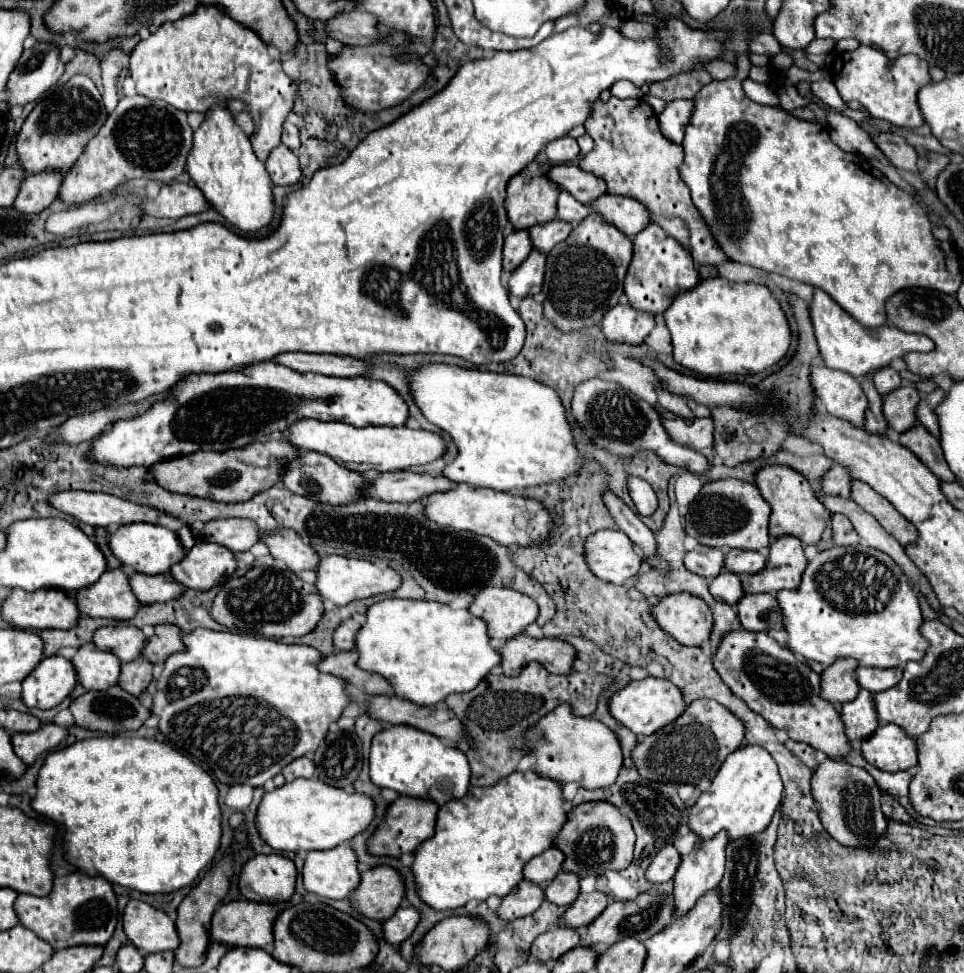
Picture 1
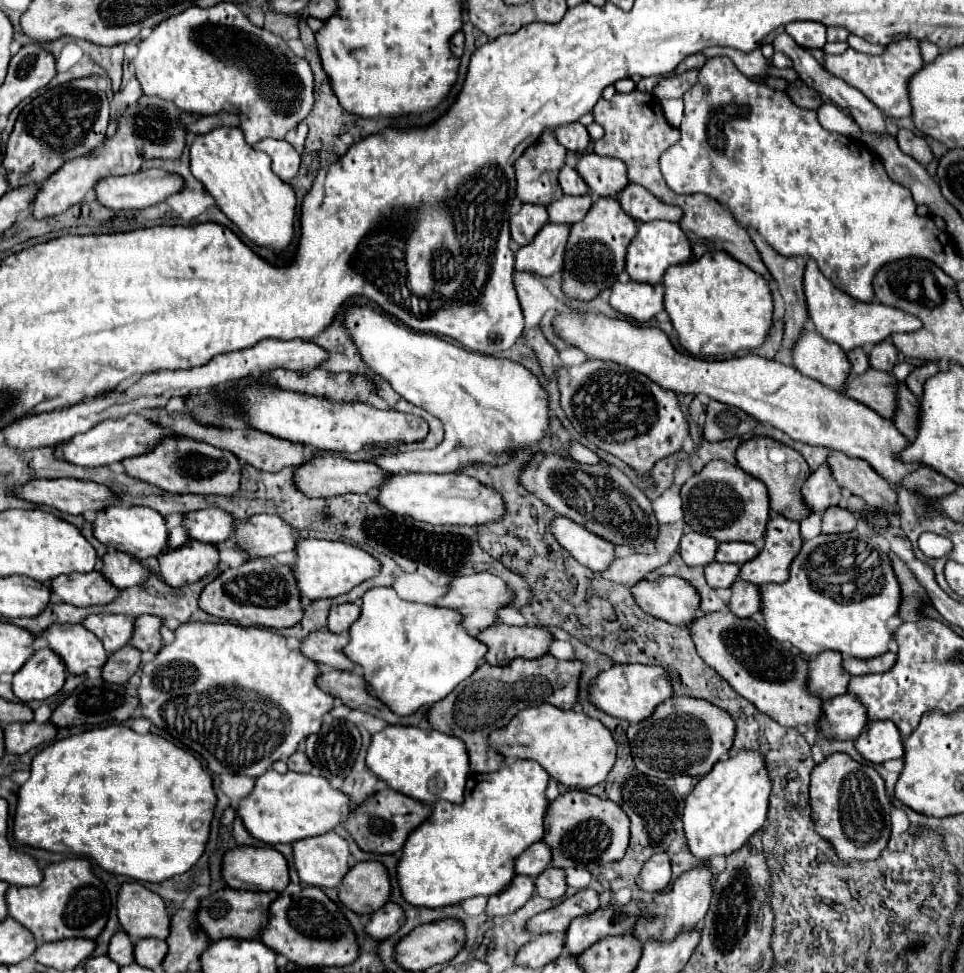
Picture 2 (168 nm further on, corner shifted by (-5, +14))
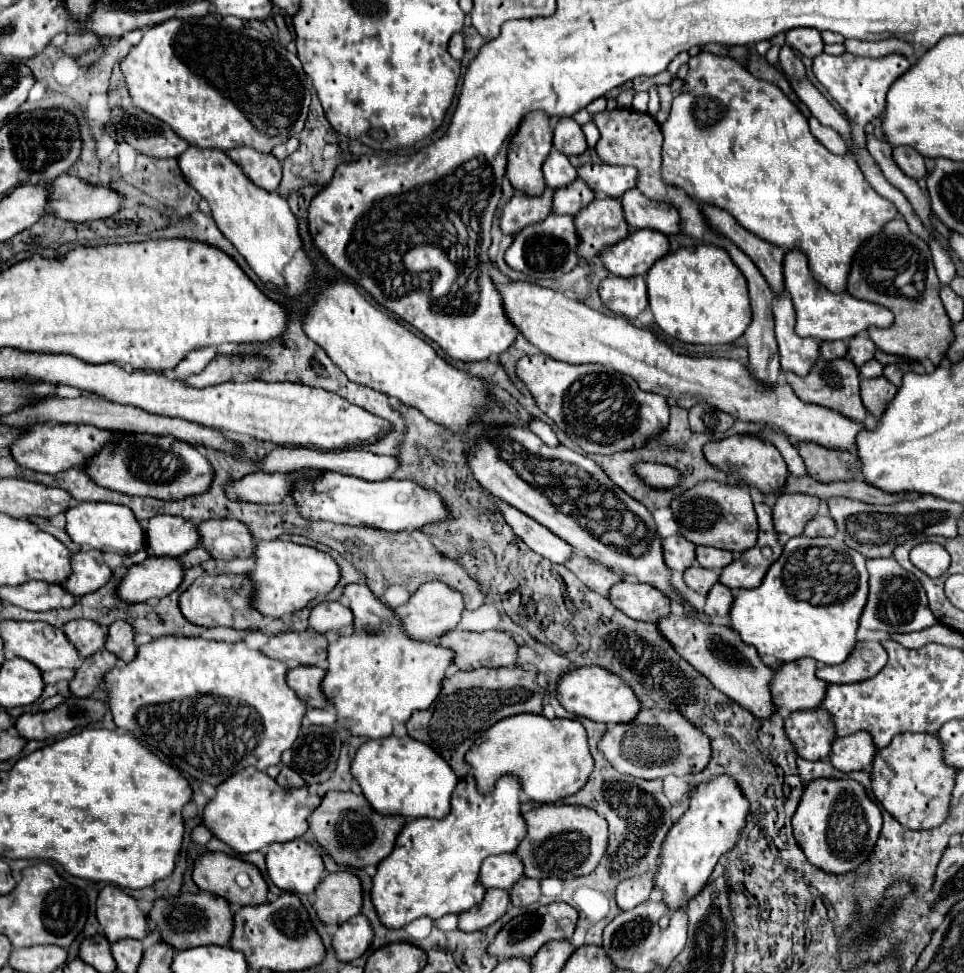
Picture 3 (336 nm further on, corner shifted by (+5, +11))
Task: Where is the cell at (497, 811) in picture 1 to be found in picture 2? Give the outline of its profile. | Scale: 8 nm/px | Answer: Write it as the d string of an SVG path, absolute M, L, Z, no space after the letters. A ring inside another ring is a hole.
M518 759L502 765L494 773L486 773L486 775L472 773L466 783L468 791L466 791L466 801L462 805L450 805L448 801L438 801L432 807L432 815L408 835L402 847L402 857L396 867L396 877L404 901L414 907L436 909L436 907L456 905L476 895L490 897L506 889L506 885L510 885L514 877L514 869L512 869L514 857L518 853L524 853L532 843L542 839L544 813L548 805L544 791L548 781L550 781L548 773L538 763Z

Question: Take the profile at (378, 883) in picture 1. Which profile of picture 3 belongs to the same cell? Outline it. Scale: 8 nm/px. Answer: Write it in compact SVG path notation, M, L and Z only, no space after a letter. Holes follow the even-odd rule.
M330 872L316 888L318 918L328 926L340 926L362 912L362 882L350 872Z

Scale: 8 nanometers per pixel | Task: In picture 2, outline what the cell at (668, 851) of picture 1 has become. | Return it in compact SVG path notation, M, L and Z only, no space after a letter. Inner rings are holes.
M658 853L654 857L650 857L650 861L646 861L646 865L642 867L636 885L642 891L664 891L670 883L670 859L666 853Z

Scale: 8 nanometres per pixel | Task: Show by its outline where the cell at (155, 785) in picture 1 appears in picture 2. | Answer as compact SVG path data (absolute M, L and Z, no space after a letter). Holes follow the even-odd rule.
M112 724L56 741L32 759L30 779L18 791L12 837L28 847L90 857L114 875L160 883L190 871L202 857L214 805L212 777L196 757L158 735L140 735L122 724Z

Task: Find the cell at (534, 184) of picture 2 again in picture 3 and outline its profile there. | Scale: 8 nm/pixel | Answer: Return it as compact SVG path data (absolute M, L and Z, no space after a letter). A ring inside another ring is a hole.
M544 112L528 114L522 120L522 124L520 124L516 136L512 138L510 148L508 148L508 170L506 170L506 176L508 176L510 184L514 186L514 190L520 190L520 192L530 194L530 196L540 196L540 192L544 192L546 182L544 182L544 176L542 176L542 164L548 158L550 150L552 150L550 118Z

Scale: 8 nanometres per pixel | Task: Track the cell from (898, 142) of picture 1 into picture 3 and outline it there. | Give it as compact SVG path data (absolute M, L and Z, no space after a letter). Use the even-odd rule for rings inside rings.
M900 146L900 148L894 148L892 152L894 156L894 162L898 164L898 168L912 176L914 180L920 180L926 176L926 166L924 166L924 156L920 156L920 152L916 152L914 148L908 148L908 146Z

